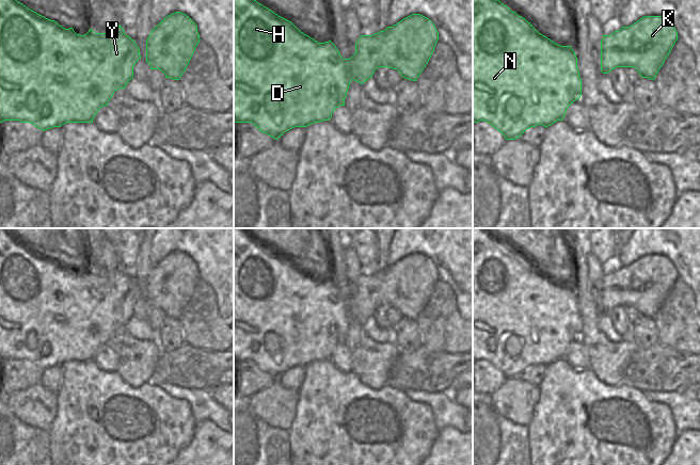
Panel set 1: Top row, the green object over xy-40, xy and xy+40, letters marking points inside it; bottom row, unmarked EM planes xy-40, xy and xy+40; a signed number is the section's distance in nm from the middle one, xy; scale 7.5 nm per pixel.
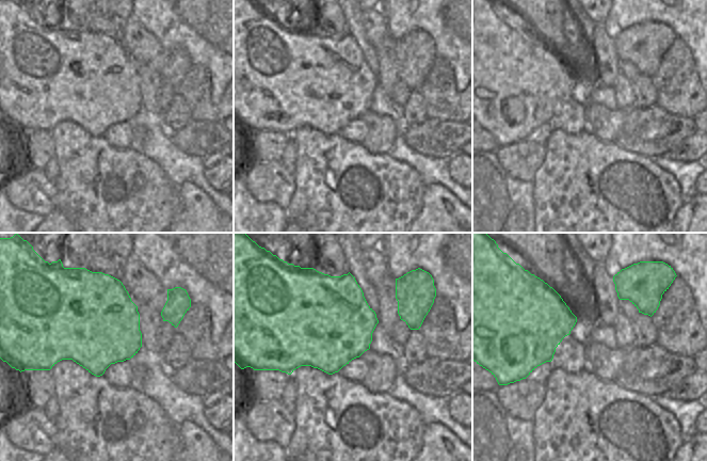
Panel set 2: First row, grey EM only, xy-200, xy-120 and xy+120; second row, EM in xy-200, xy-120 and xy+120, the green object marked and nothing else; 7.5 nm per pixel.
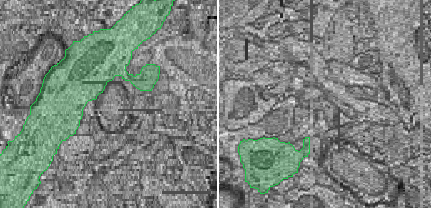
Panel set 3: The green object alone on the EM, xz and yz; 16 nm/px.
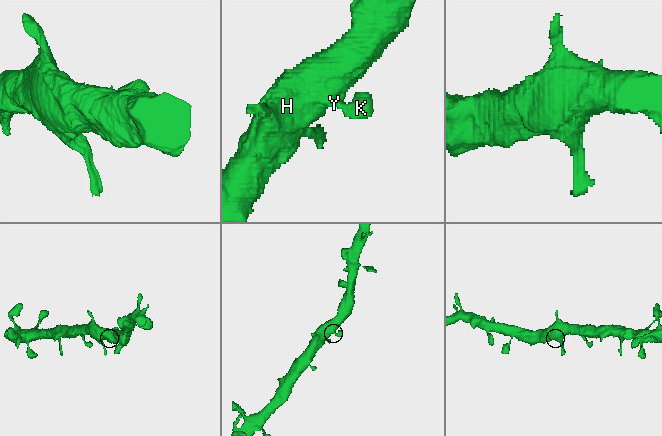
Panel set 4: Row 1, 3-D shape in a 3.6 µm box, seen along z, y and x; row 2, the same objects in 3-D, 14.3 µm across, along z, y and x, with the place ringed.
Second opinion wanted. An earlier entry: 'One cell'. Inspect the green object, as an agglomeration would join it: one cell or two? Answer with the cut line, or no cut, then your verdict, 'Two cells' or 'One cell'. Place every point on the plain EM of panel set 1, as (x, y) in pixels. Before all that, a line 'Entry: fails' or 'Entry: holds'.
Entry: holds
No split. One cell.

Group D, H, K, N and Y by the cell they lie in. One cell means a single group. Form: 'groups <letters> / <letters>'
groups D H K N Y

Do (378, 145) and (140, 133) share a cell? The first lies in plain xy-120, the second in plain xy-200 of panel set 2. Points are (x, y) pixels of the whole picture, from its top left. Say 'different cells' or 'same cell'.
same cell

